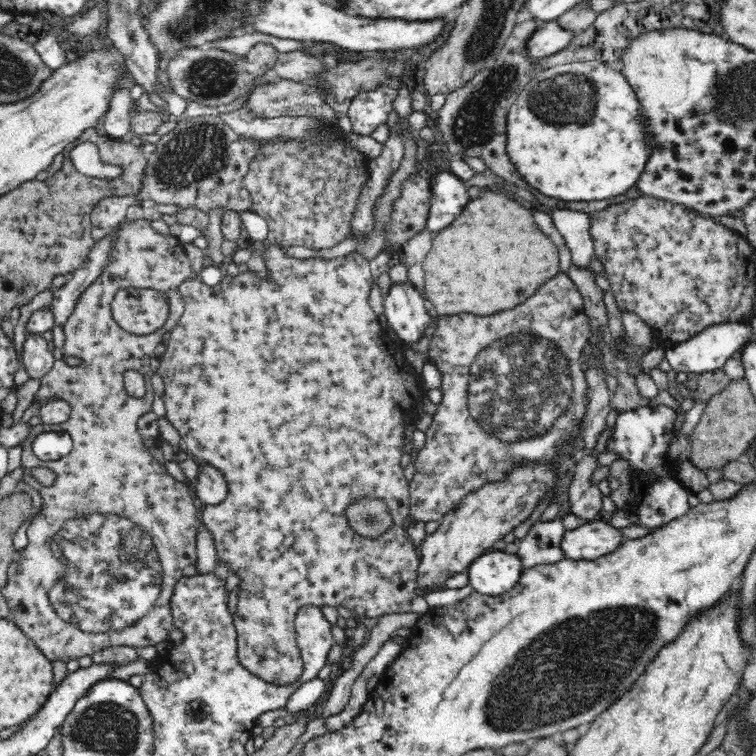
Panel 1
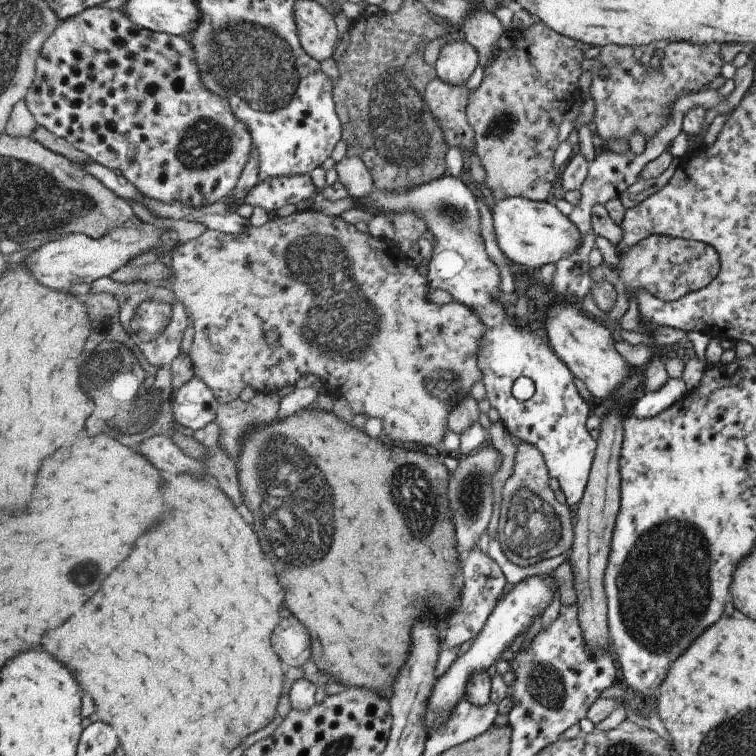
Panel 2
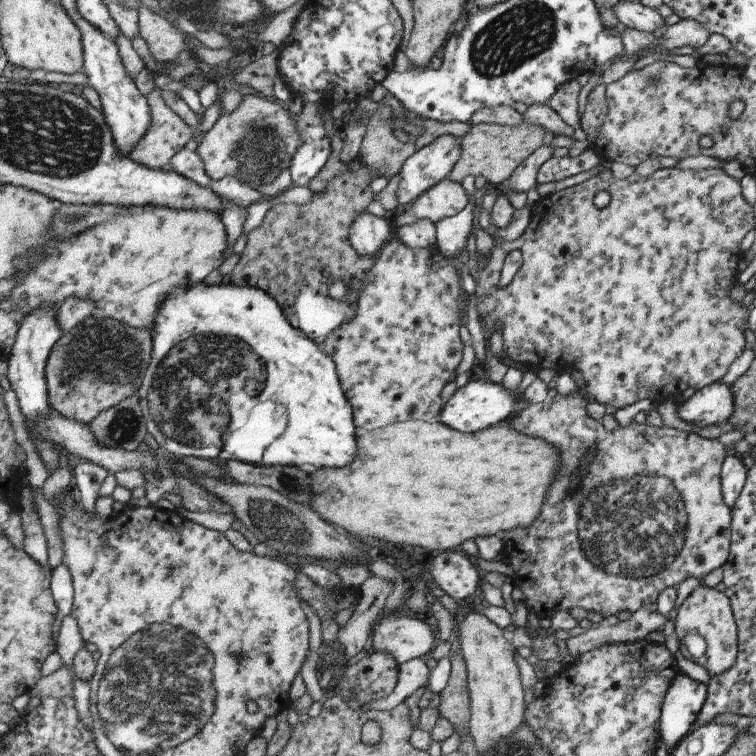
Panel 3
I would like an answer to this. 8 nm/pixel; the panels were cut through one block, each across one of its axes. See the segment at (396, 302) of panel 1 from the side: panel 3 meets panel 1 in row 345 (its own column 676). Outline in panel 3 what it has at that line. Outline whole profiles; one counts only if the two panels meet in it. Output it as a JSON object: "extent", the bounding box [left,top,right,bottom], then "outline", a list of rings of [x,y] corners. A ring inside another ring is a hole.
{"extent":[675,380,733,428],"outline":[[[721,380],[713,382],[701,390],[697,390],[689,400],[675,400],[675,412],[679,420],[691,422],[695,428],[703,428],[709,424],[727,422],[733,414],[733,394],[731,388]]]}

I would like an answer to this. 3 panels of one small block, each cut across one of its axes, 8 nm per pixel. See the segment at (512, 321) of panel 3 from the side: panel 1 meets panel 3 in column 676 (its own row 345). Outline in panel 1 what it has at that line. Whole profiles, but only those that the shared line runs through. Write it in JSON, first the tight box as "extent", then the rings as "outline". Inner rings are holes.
{"extent":[158,244,430,686],"outline":[[[268,244],[262,252],[262,258],[266,262],[266,270],[270,276],[262,280],[258,272],[248,270],[240,276],[224,274],[222,282],[218,286],[206,286],[198,278],[190,278],[182,282],[180,296],[186,304],[184,316],[176,324],[176,328],[170,332],[170,340],[166,342],[168,350],[160,358],[160,370],[158,374],[164,380],[164,402],[166,402],[166,418],[172,422],[172,426],[182,436],[184,450],[190,454],[190,458],[204,462],[208,466],[218,468],[226,482],[228,482],[228,498],[220,502],[220,506],[206,506],[202,510],[202,524],[212,534],[214,546],[218,550],[218,564],[230,566],[230,574],[236,574],[242,578],[242,588],[238,596],[238,606],[234,612],[234,630],[238,632],[238,658],[240,664],[250,670],[254,676],[262,678],[264,682],[276,684],[276,686],[288,686],[294,684],[302,672],[304,672],[304,660],[300,646],[296,644],[296,614],[302,606],[344,606],[350,608],[354,614],[366,616],[366,618],[382,618],[388,614],[420,614],[424,616],[430,610],[430,604],[424,600],[424,596],[418,592],[418,572],[420,572],[420,554],[414,542],[404,532],[406,518],[410,518],[410,486],[404,478],[404,470],[400,466],[402,454],[404,454],[404,408],[402,398],[424,398],[424,386],[420,384],[420,376],[414,372],[412,364],[408,362],[404,350],[400,348],[400,342],[392,342],[384,326],[378,322],[378,314],[370,306],[370,292],[372,292],[372,274],[370,274],[370,262],[362,258],[358,252],[352,252],[348,256],[336,258],[336,260],[298,260],[286,254],[286,248]],[[360,500],[382,500],[390,512],[390,520],[394,522],[390,530],[386,530],[378,538],[362,538],[358,536],[350,522],[348,522],[348,508]]]}

